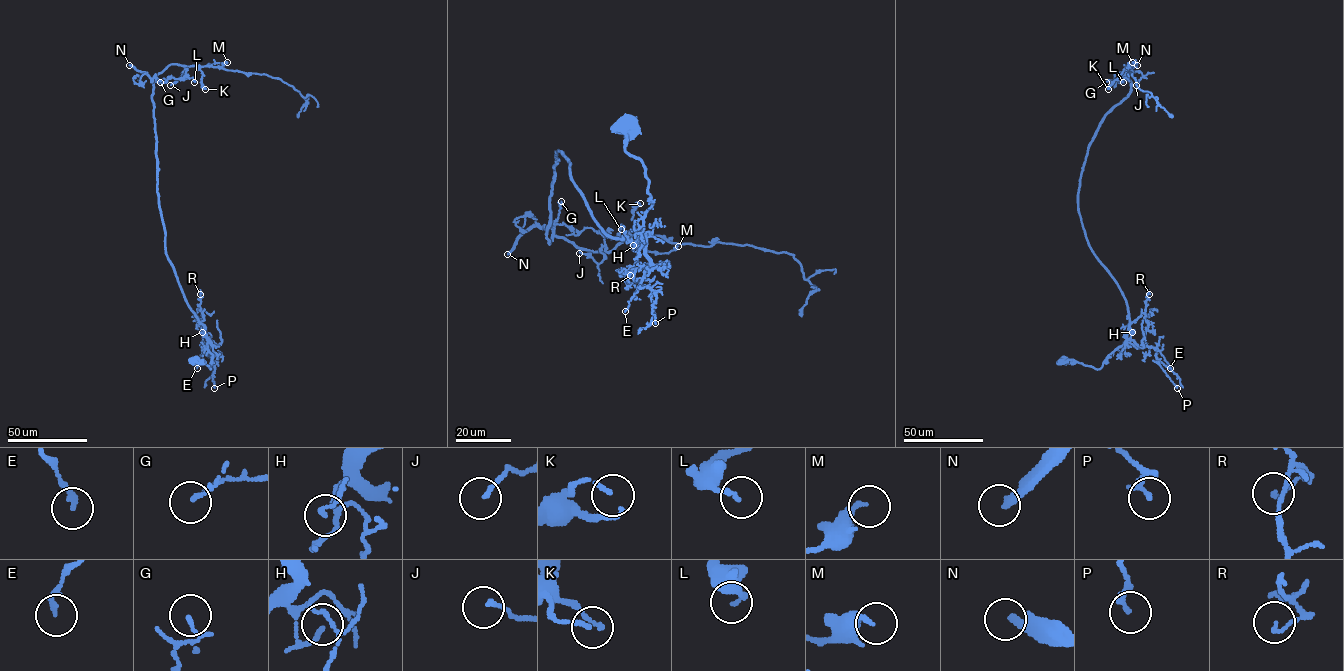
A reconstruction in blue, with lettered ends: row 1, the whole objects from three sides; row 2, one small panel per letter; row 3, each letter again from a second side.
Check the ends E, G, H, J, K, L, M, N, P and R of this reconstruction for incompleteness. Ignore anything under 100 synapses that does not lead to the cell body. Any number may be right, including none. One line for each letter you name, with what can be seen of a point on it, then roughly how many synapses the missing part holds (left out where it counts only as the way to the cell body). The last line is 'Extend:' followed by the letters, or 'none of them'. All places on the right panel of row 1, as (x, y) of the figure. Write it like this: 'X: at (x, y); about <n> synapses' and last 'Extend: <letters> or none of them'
N: at (1137, 65); about 550 synapses
Extend: N

